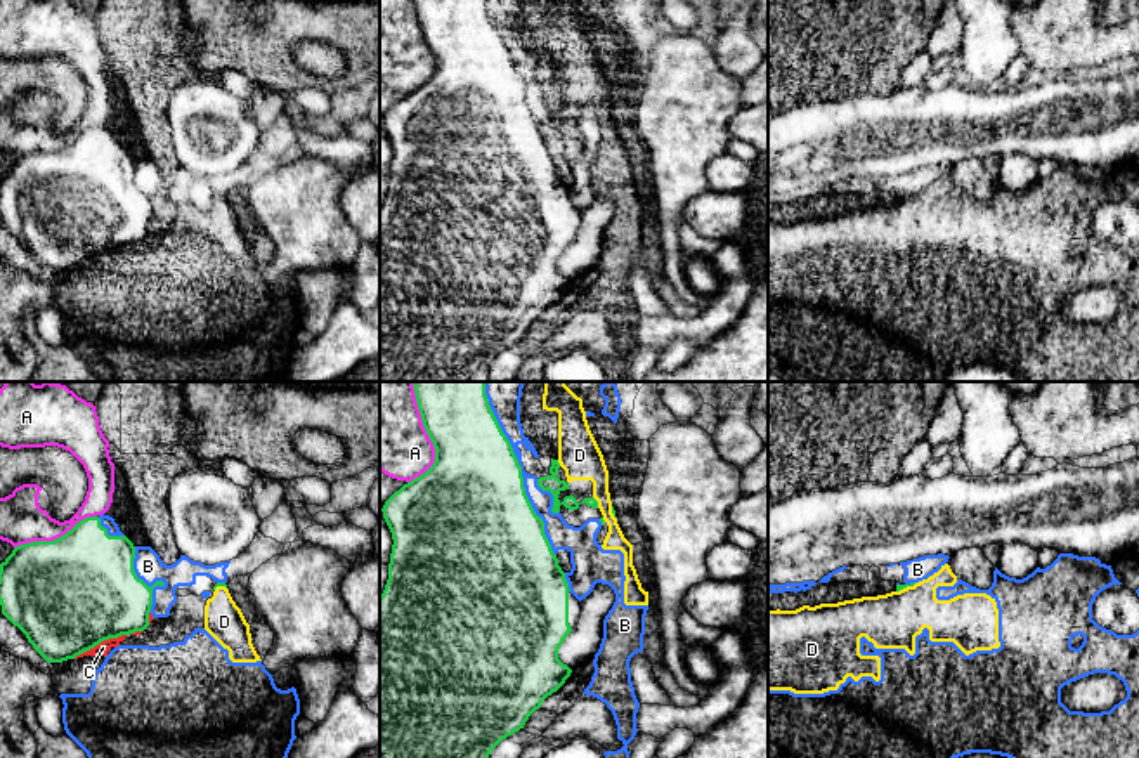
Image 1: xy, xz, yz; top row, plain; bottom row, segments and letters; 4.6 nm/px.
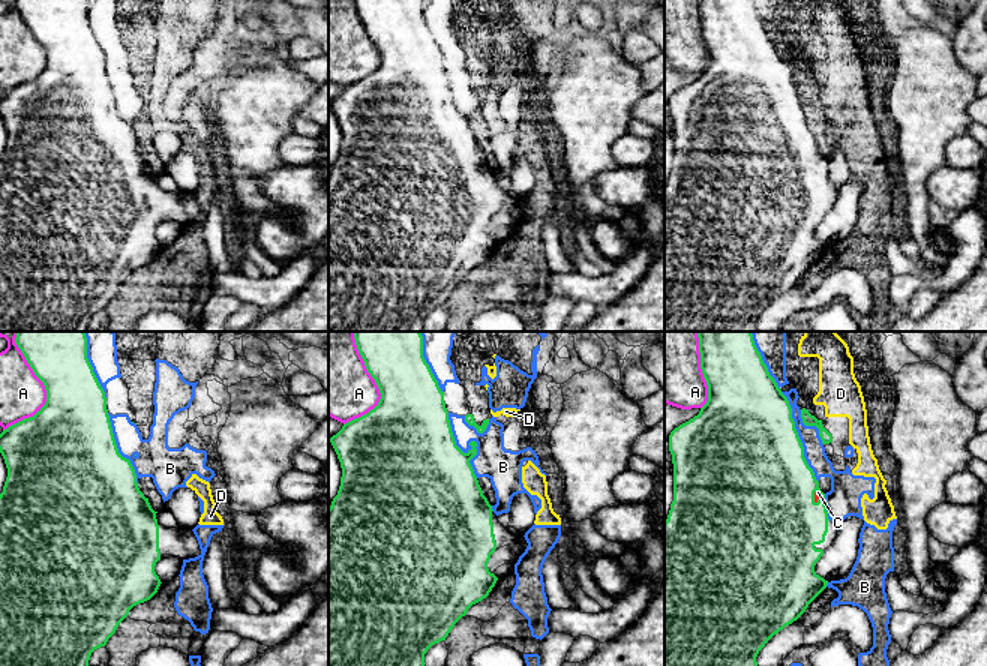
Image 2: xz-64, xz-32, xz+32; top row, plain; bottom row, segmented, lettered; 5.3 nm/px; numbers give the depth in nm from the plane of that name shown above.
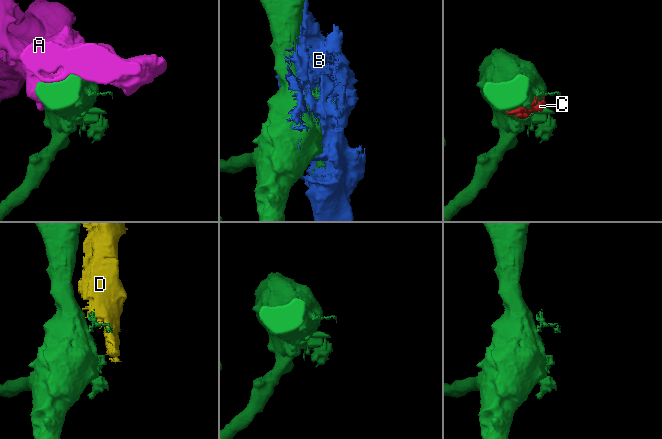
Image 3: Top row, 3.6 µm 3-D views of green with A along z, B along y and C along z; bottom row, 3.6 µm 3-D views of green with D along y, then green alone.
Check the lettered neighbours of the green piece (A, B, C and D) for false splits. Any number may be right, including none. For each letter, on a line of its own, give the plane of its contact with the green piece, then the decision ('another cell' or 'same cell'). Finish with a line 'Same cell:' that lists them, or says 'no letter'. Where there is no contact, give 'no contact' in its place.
A: xz | another cell
B: xz | another cell
C: xy | another cell
D: xz | another cell
Same cell: no letter

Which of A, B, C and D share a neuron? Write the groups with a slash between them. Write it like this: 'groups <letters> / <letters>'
groups A / B C D

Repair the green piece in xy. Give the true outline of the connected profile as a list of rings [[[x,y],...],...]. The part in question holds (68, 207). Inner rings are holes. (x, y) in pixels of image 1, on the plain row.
[[[87,128],[71,142],[54,153],[19,156],[0,175],[2,225],[17,238],[47,274],[62,274],[94,260],[104,252],[118,250],[149,238],[153,199],[165,198],[156,193],[147,198],[133,182],[135,158],[127,147],[109,147],[101,130]]]

